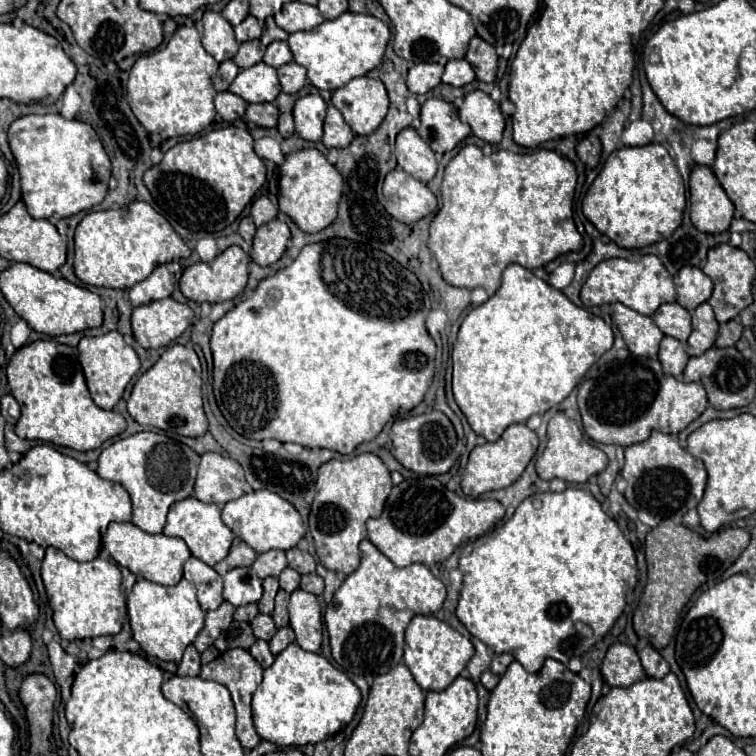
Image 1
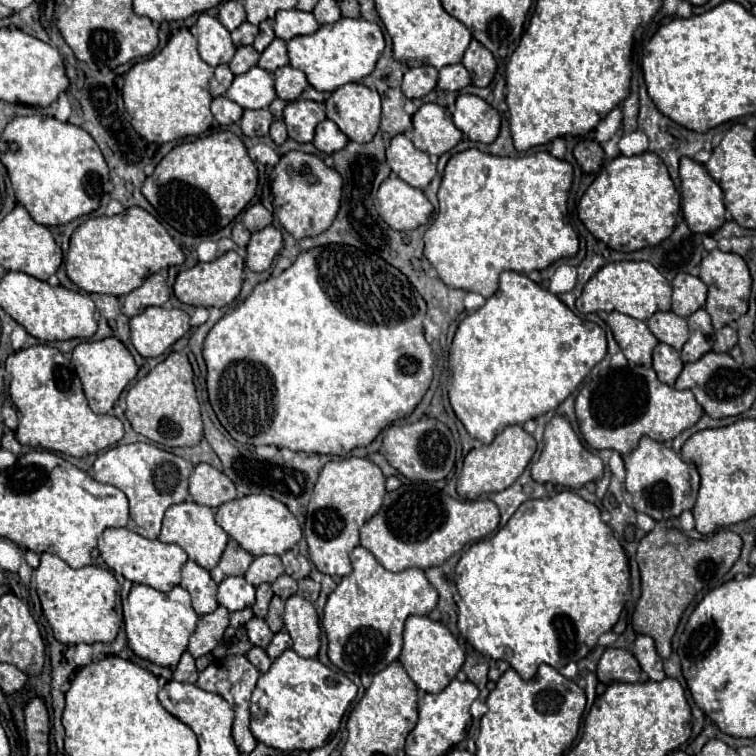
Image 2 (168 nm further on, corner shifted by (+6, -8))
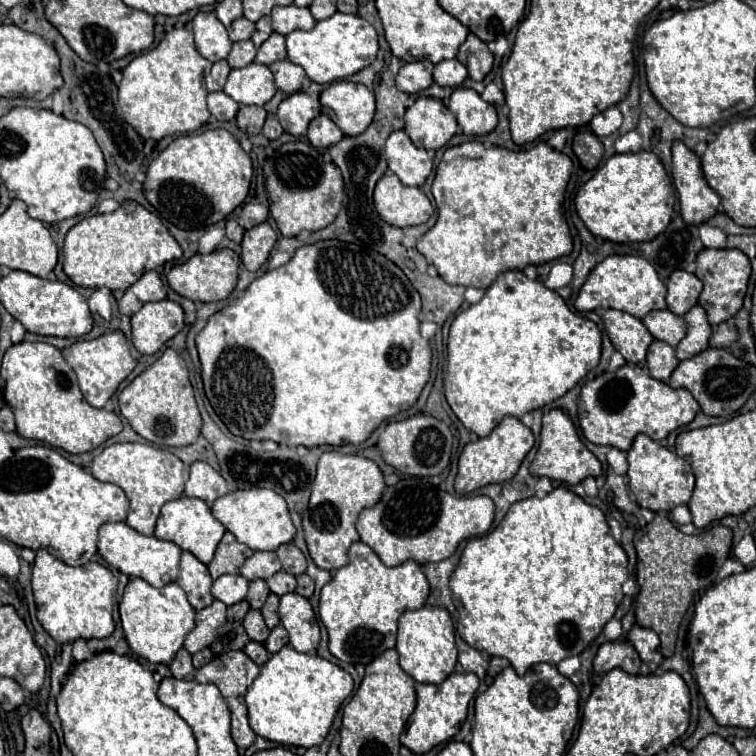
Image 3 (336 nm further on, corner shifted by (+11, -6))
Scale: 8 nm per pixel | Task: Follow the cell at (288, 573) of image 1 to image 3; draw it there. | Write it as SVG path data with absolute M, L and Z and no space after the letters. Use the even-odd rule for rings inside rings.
M279 571L279 573L275 573L273 577L267 579L267 585L269 585L269 589L271 589L275 595L281 597L281 595L285 595L285 593L295 591L295 577L289 575L287 571Z

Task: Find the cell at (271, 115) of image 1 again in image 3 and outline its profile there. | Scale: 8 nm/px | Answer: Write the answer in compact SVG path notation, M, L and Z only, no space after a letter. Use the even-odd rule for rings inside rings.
M241 105L237 113L237 127L247 135L261 133L261 127L265 123L267 111L257 105Z

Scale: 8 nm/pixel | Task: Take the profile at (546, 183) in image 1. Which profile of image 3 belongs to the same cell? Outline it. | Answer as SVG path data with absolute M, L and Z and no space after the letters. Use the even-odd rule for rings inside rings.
M479 141L449 147L433 181L437 221L417 241L417 251L449 285L477 289L487 289L503 271L569 255L573 241L561 213L569 175L571 159L547 143L529 151L485 147Z

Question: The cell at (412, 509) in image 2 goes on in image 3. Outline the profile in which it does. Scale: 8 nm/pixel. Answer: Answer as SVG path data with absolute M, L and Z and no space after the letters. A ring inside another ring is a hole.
M403 477L397 485L383 491L375 507L359 513L357 531L387 567L405 561L431 563L451 557L463 539L483 535L491 529L495 503L485 495L449 495L447 491L431 485L427 479Z

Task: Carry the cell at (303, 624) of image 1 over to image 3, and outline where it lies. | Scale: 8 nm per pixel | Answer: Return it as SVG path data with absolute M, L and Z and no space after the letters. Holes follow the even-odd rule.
M297 593L283 595L279 603L279 617L281 617L281 625L289 633L289 641L295 651L309 653L317 649L319 623L311 609L311 603L305 597Z

